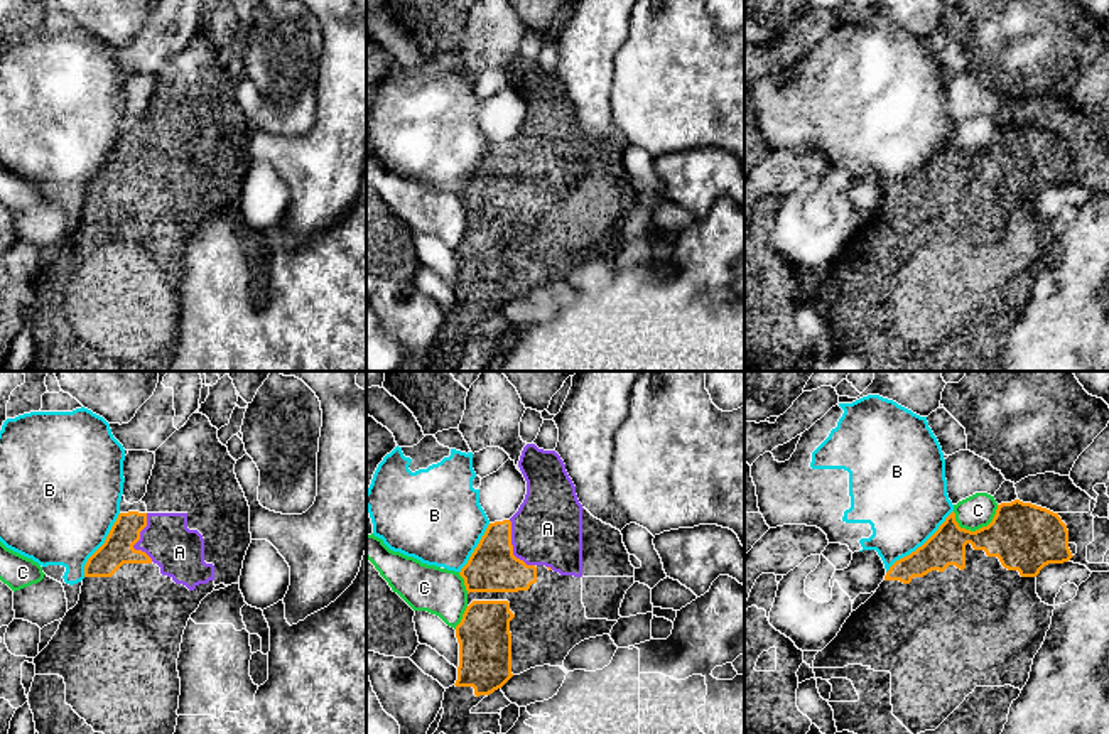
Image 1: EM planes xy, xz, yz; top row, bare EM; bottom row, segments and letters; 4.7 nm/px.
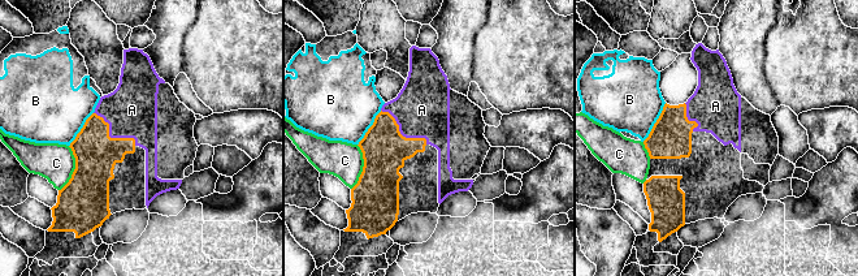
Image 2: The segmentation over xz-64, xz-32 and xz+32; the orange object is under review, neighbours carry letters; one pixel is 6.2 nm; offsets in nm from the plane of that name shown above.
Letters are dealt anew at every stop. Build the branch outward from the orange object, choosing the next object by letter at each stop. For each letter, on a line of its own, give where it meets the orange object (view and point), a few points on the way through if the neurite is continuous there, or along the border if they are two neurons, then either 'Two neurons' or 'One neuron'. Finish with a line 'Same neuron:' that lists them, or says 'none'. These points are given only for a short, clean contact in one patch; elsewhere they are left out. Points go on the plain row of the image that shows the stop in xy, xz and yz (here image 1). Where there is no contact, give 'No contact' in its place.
A: Touches orange at xz (512, 169). One neuron
B: Touches orange at yz (922, 167). Two neurons
C: Touches orange at yz (979, 151). Two neurons
Same neuron: A

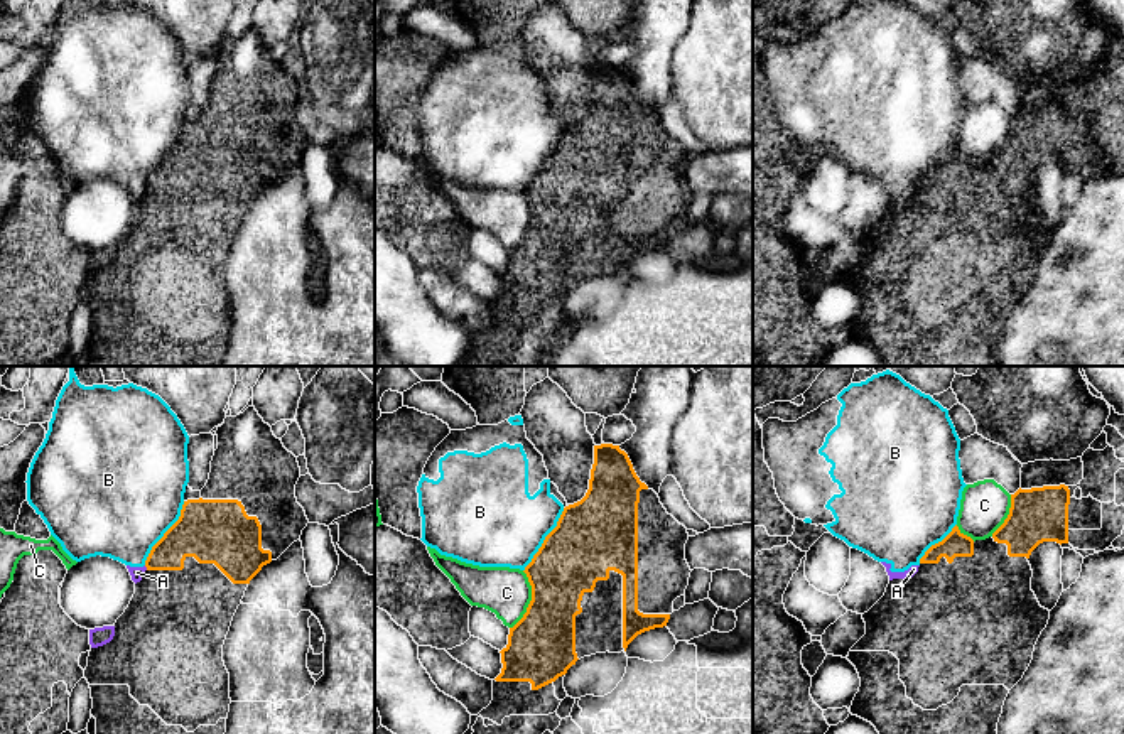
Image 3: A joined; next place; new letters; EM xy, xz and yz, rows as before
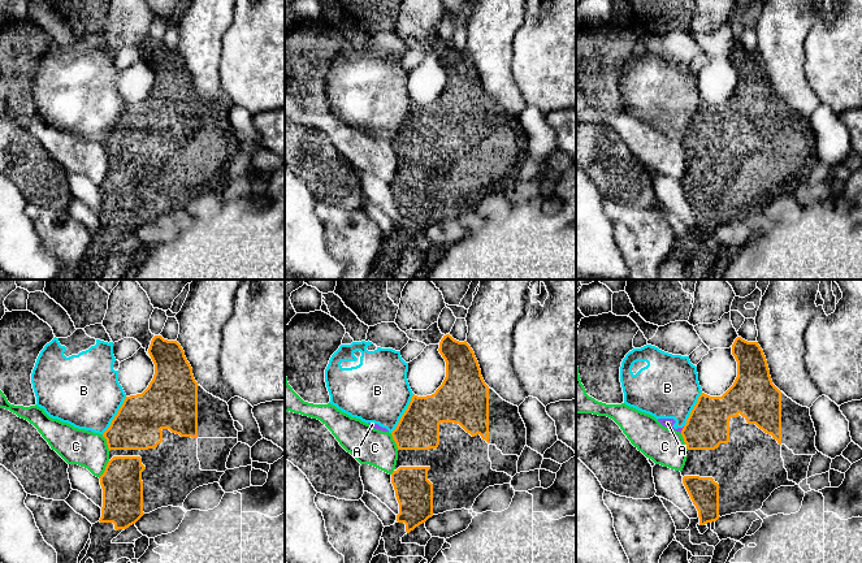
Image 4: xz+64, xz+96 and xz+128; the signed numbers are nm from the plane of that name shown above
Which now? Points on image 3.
A: Touches orange at xy (145, 188). Boundary: xy (144, 188), (147, 191). Two neurons
B: Touches orange at xy (164, 156). Two neurons
C: Touches orange at xz (532, 221). Two neurons
Same neuron: none

